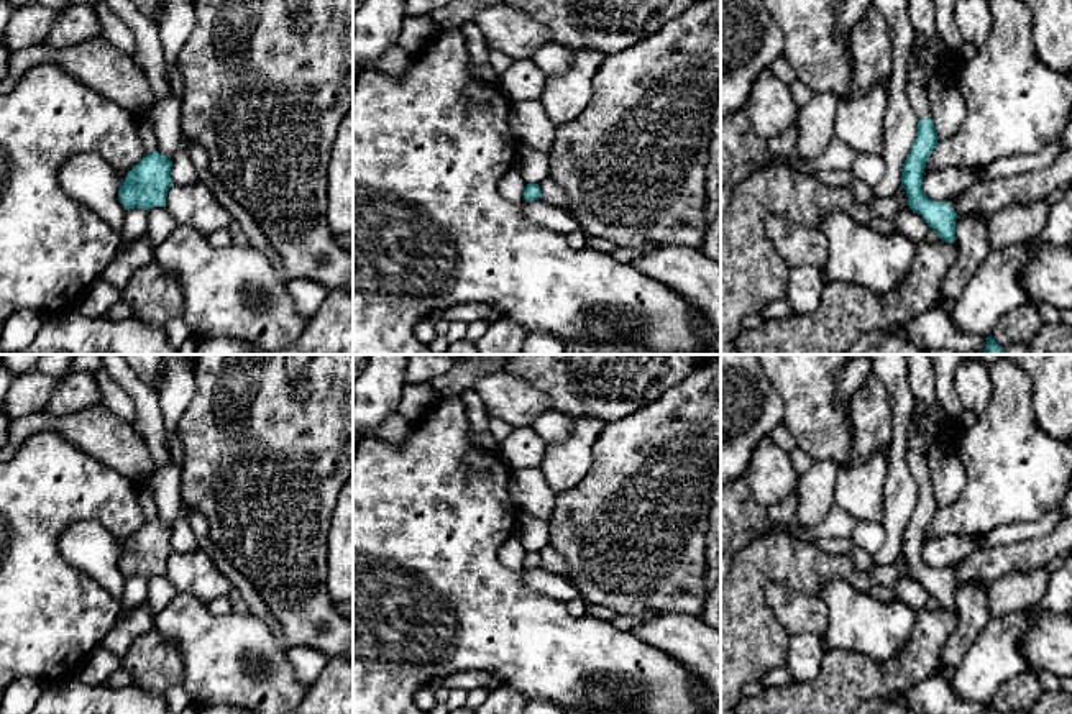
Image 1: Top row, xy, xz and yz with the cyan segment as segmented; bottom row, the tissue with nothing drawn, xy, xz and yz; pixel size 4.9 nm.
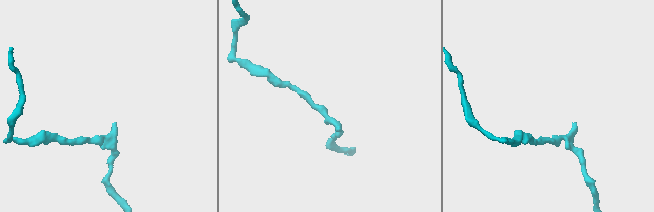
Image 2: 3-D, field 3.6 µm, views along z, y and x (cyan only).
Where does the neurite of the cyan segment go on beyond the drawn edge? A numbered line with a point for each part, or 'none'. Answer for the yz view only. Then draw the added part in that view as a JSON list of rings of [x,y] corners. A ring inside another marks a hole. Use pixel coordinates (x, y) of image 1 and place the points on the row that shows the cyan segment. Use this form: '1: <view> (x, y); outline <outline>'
1: yz (918, 77); outline [[[913,48],[906,66],[905,92],[918,120],[931,118],[928,87],[936,80],[934,72],[928,69],[921,54],[918,54]]]

